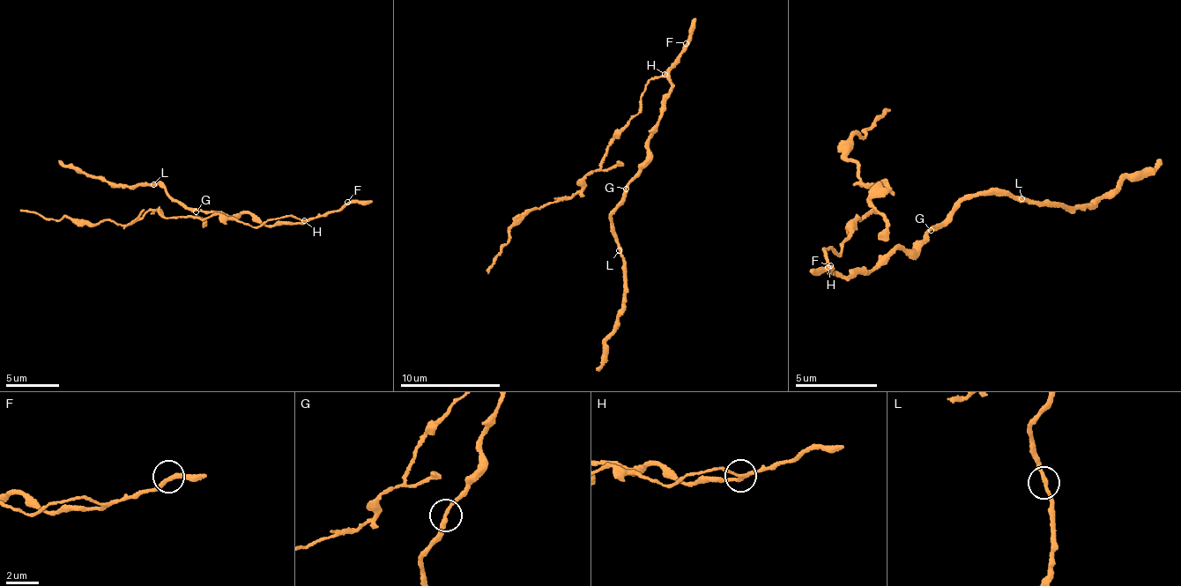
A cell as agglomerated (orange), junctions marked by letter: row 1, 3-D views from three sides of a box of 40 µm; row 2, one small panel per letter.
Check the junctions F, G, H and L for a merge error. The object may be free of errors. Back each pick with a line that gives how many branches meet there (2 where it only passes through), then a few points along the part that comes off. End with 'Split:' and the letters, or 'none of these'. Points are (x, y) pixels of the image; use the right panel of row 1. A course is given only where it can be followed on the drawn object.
H: 3 | (829, 266), (825, 247), (838, 254), (888, 188), (859, 181), (844, 154), (890, 109)
Split: H

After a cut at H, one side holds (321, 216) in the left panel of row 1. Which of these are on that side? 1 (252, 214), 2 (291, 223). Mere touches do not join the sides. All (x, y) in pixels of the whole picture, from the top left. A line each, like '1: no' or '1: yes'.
1: yes
2: yes

